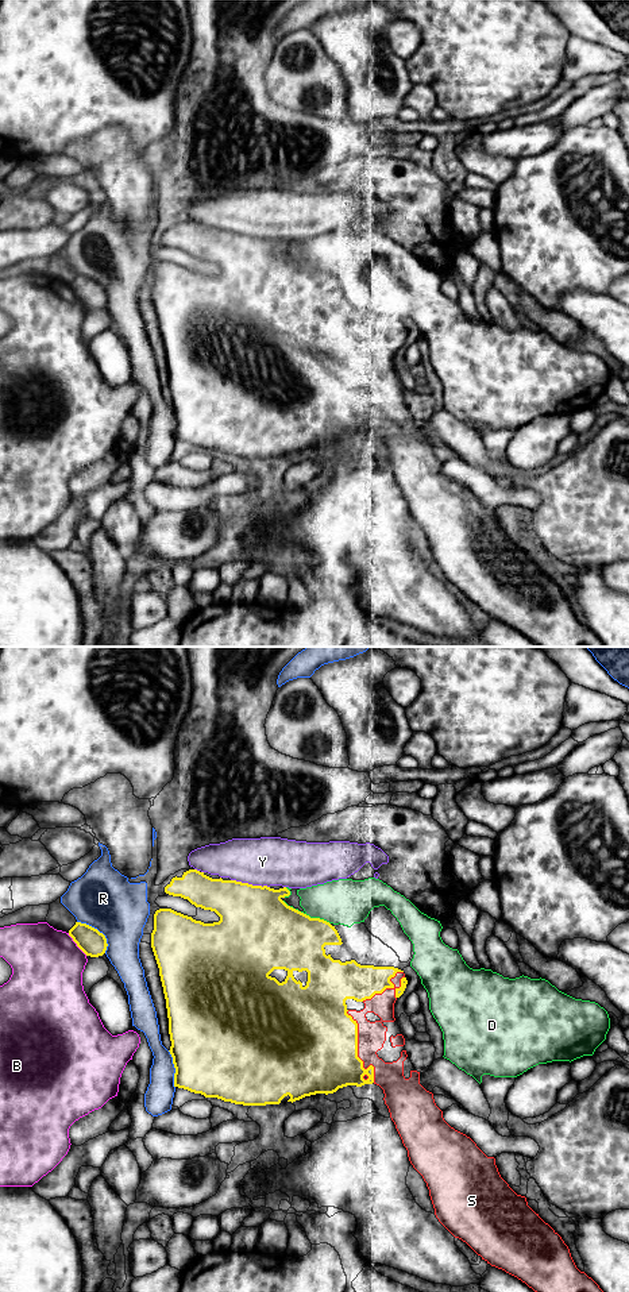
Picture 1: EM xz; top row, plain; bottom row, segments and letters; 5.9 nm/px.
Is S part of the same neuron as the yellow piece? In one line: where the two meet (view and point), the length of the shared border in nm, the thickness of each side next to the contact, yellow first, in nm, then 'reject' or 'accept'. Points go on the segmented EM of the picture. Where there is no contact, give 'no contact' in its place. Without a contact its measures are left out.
meets yellow in xz at (357, 1051); contact 460 nm long; 500 nm thick on the yellow side, 170 nm on the other; accept

